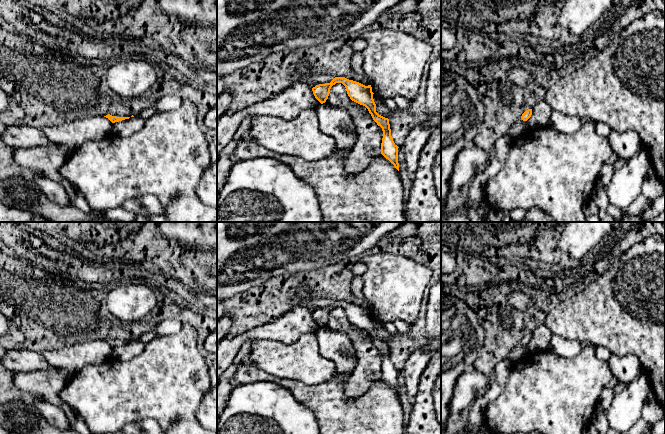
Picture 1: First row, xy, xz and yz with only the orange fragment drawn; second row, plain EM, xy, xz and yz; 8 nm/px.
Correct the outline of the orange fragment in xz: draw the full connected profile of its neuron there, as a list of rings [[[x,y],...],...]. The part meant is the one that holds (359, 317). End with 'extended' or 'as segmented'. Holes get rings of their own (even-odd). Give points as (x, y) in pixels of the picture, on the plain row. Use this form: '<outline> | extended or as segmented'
[[[335,301],[330,307],[319,308],[312,312],[315,322],[321,327],[328,323],[330,313],[336,307],[342,307],[350,323],[360,329],[365,330],[371,338],[373,344],[382,352],[383,362],[381,367],[381,378],[388,383],[399,395],[398,370],[391,360],[389,343],[376,336],[376,328],[373,323],[371,309],[365,310],[359,306],[349,304],[345,301]]] | as segmented

